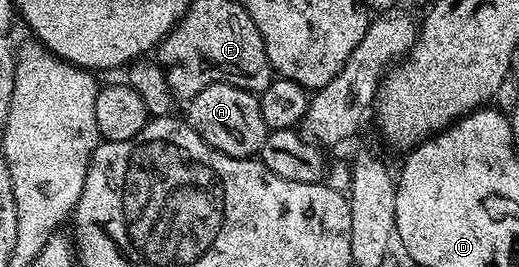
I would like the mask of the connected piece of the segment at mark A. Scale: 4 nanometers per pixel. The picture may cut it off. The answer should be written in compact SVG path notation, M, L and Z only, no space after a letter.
M213 83L200 89L200 93L196 93L196 97L188 101L188 107L190 126L213 151L237 159L248 159L261 152L268 129L264 125L264 117L260 117L260 105L255 92L245 91L227 83Z

